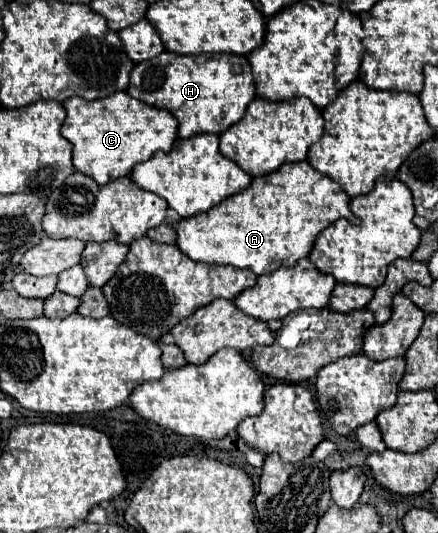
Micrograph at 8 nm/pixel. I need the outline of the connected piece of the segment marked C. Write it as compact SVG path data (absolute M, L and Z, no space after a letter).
M113 93L99 101L71 97L65 101L67 119L61 135L73 145L73 165L99 185L133 171L133 165L151 159L155 151L169 151L177 139L177 119L165 109L133 99L129 93Z

